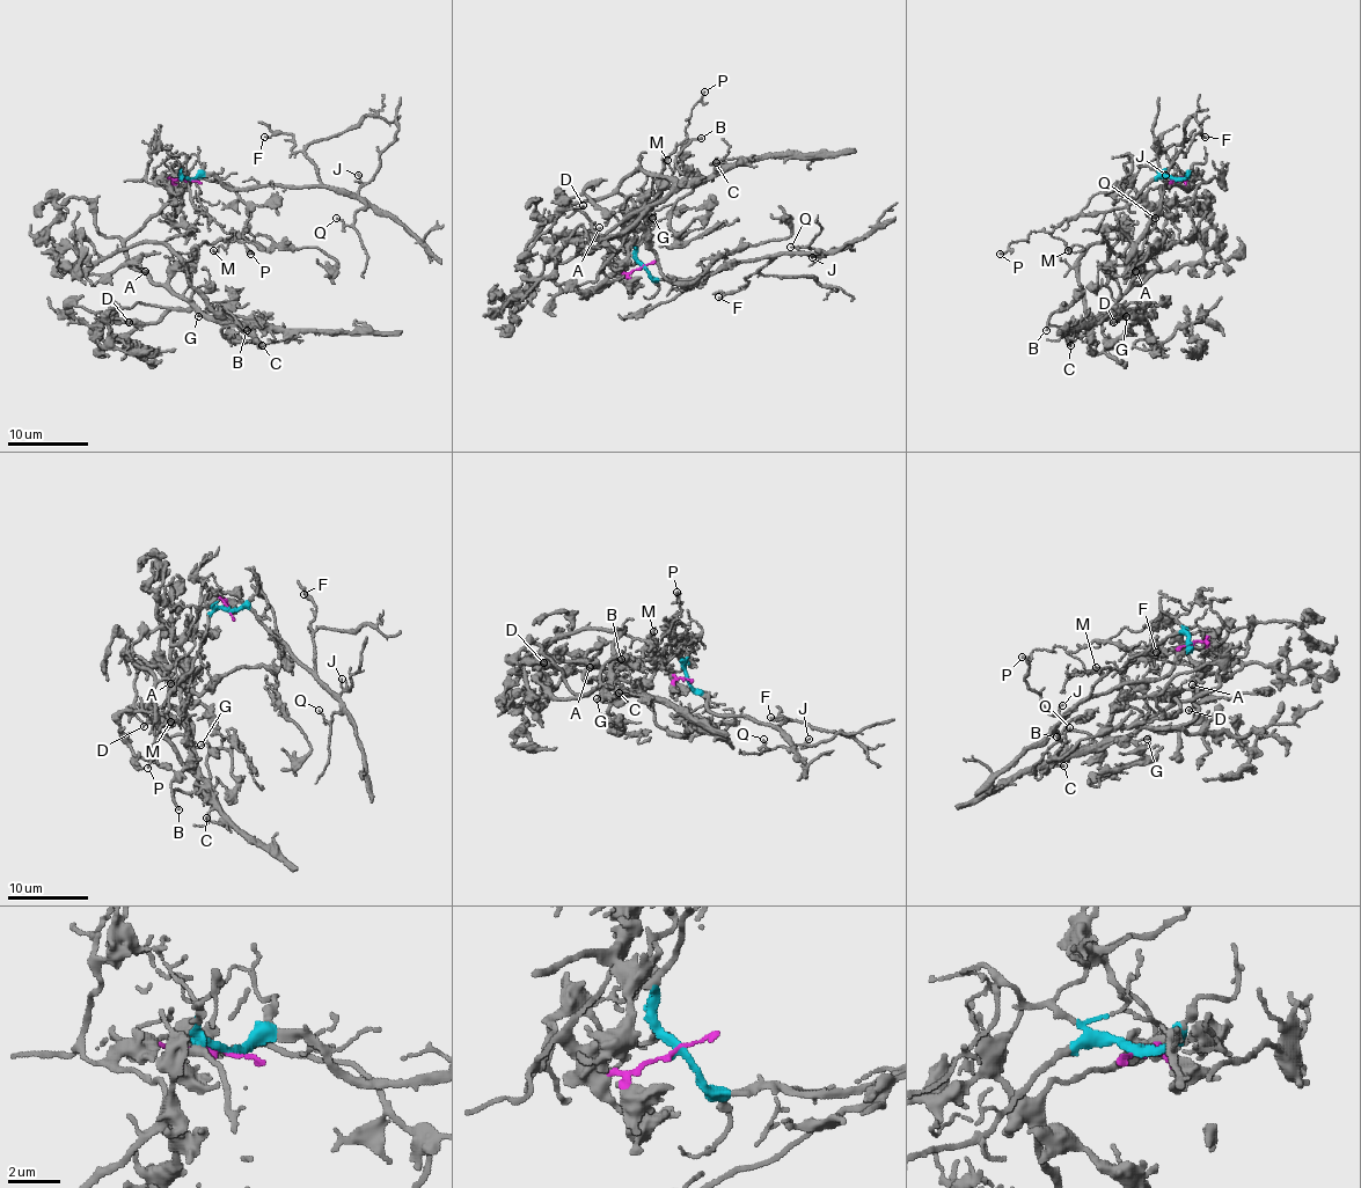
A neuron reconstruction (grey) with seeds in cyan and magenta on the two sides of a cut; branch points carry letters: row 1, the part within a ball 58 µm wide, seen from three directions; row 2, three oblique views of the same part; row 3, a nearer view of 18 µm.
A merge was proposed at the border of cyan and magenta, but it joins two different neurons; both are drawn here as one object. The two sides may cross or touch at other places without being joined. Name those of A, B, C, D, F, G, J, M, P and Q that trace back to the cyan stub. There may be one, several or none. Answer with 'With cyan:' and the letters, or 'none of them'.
With cyan: F, J, M, P, Q

